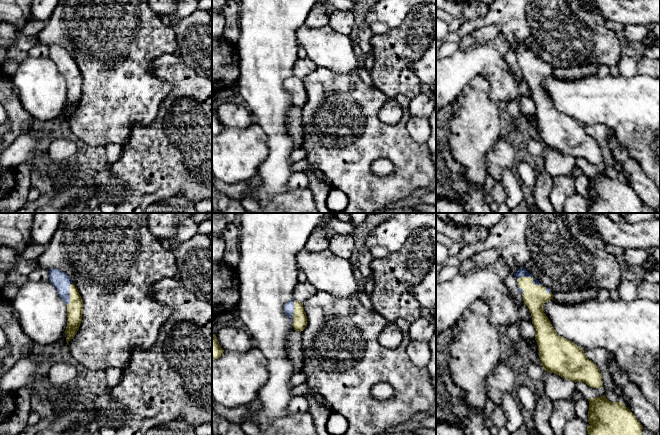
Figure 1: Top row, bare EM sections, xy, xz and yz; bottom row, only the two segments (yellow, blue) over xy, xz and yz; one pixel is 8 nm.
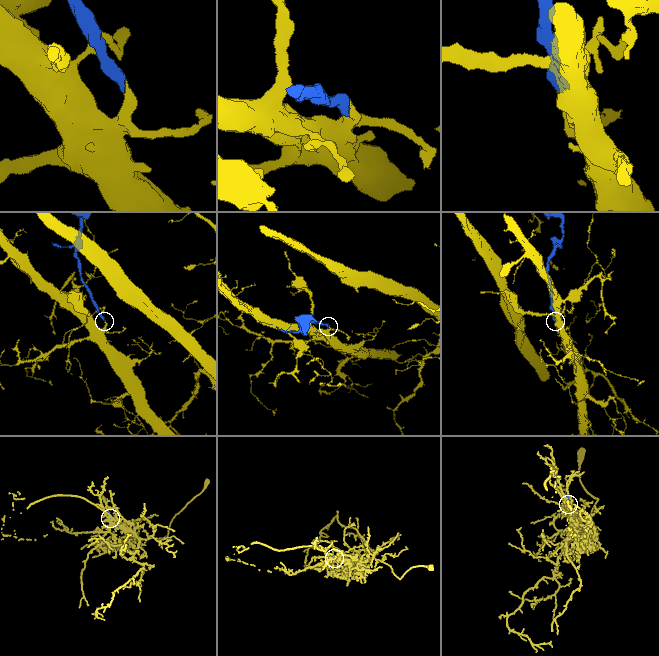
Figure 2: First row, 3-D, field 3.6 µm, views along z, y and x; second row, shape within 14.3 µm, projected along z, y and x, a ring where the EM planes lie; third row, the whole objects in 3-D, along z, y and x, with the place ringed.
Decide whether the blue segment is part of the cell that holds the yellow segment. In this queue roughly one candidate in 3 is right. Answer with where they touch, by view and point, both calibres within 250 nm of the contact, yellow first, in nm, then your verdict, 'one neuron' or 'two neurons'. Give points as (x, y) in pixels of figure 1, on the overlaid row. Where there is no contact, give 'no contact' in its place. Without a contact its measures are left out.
contact yz (531, 277); calibres 190 and 70 nm; one neuron

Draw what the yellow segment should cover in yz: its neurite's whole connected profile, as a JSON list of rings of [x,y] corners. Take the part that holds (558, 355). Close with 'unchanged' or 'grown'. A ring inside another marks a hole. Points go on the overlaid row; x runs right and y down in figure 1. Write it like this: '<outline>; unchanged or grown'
[[[524,268],[513,274],[532,316],[539,358],[545,371],[575,383],[585,382],[591,388],[601,388],[602,375],[596,364],[586,357],[583,349],[559,336],[544,313],[543,304],[553,299],[552,291]]]; grown

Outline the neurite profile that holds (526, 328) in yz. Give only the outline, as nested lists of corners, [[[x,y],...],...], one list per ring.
[[[521,321],[518,324],[519,334],[522,343],[526,343],[529,340],[535,339],[535,328],[532,321]]]

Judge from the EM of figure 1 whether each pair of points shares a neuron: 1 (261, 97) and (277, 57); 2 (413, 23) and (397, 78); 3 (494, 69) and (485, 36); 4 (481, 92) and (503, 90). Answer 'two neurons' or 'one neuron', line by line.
1: one neuron
2: one neuron
3: two neurons
4: two neurons

